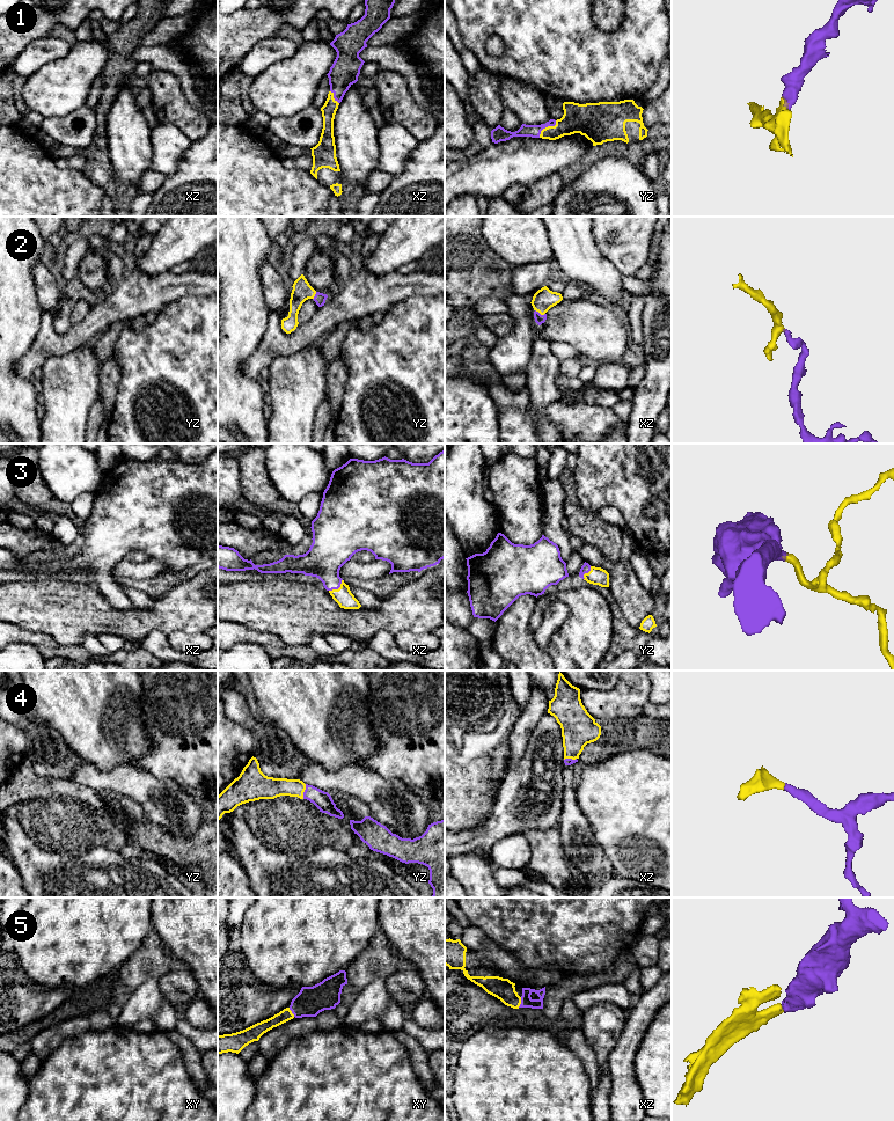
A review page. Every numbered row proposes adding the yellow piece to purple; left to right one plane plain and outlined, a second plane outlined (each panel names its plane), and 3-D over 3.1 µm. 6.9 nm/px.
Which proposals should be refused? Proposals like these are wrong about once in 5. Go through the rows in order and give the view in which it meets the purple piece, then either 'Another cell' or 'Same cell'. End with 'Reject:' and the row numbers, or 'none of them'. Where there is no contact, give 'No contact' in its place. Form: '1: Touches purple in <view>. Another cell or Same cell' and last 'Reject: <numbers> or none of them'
1: Touches purple in yz. Same cell
2: Touches purple in xz. Same cell
3: Touches purple in xz. Same cell
4: Touches purple in yz. Same cell
5: Touches purple in xz. Same cell
Reject: none of them

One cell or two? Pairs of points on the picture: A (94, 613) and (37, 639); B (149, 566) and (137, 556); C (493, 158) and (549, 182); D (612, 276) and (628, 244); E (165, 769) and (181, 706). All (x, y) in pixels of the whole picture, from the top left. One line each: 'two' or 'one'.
A: two
B: two
C: two
D: two
E: one

